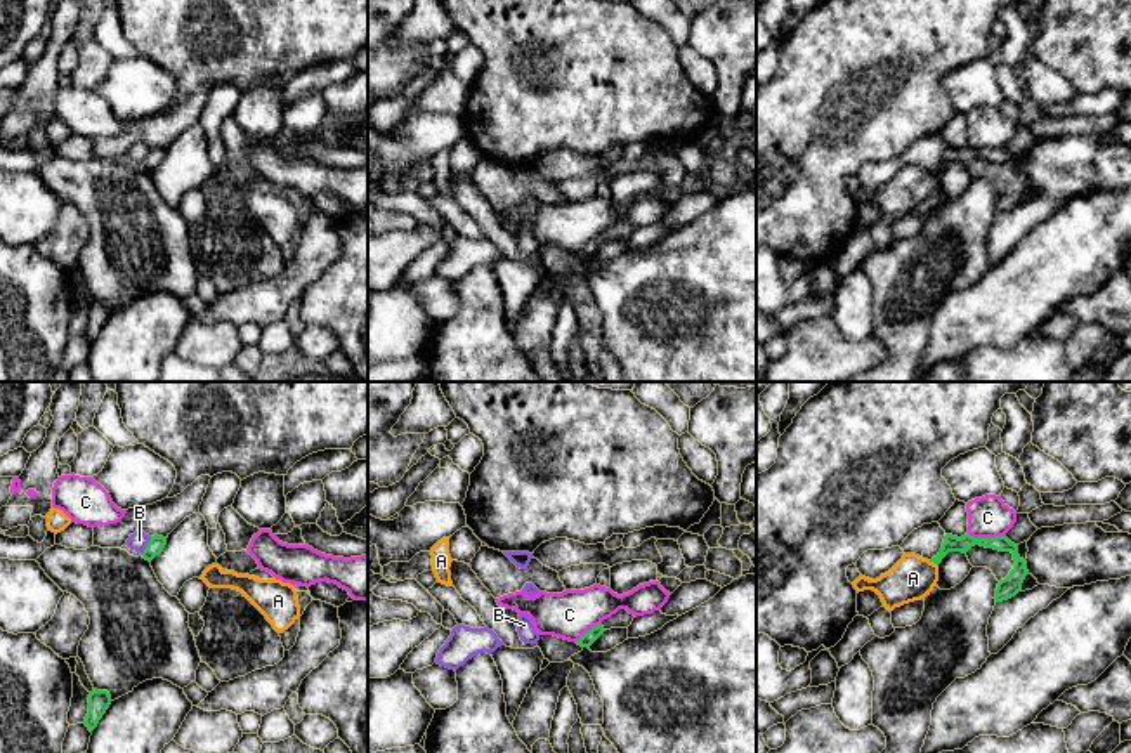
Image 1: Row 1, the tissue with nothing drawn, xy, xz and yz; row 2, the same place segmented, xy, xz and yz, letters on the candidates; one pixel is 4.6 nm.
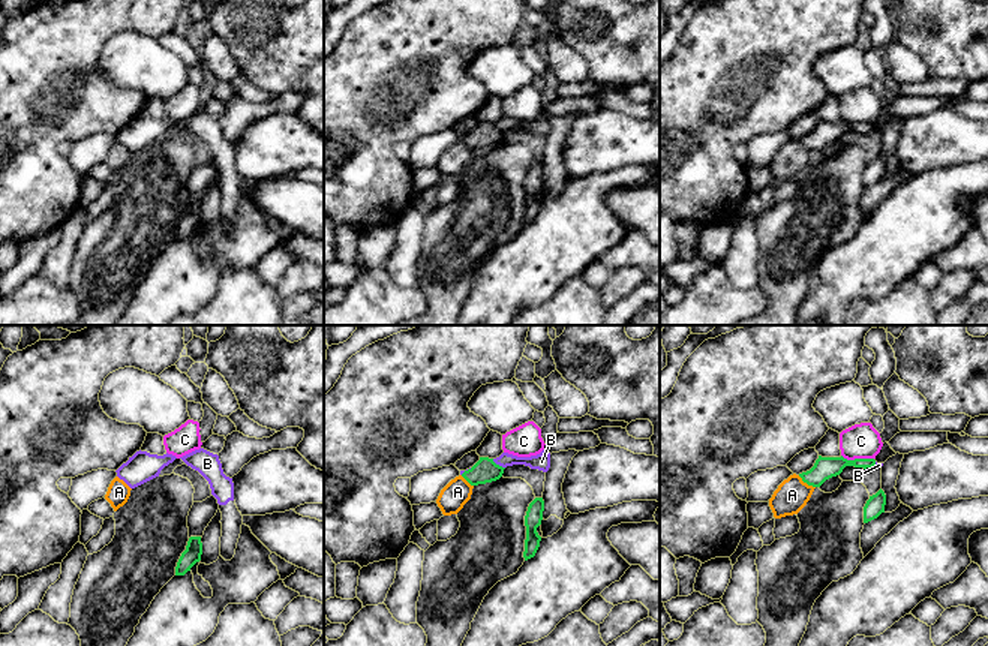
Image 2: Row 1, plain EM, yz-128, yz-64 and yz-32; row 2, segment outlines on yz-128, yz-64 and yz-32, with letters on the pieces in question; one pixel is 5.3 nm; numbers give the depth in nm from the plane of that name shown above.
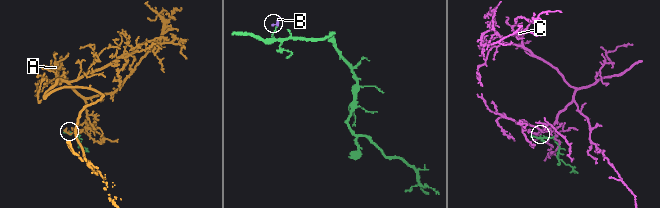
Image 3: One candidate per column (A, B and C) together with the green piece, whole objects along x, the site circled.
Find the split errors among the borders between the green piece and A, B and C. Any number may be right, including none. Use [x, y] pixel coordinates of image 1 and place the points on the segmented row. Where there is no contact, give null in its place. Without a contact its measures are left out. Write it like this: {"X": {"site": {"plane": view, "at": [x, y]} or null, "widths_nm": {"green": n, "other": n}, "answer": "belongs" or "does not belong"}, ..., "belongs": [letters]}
{"A": {"site": {"plane": "yz", "at": [934, 563]}, "widths_nm": {"green": 80, "other": 200}, "answer": "does not belong"}, "B": {"site": {"plane": "xy", "at": [148, 545]}, "widths_nm": {"green": 80, "other": 90}, "answer": "does not belong"}, "C": {"site": {"plane": "yz", "at": [987, 538]}, "widths_nm": {"green": 90, "other": 190}, "answer": "does not belong"}, "belongs": []}

